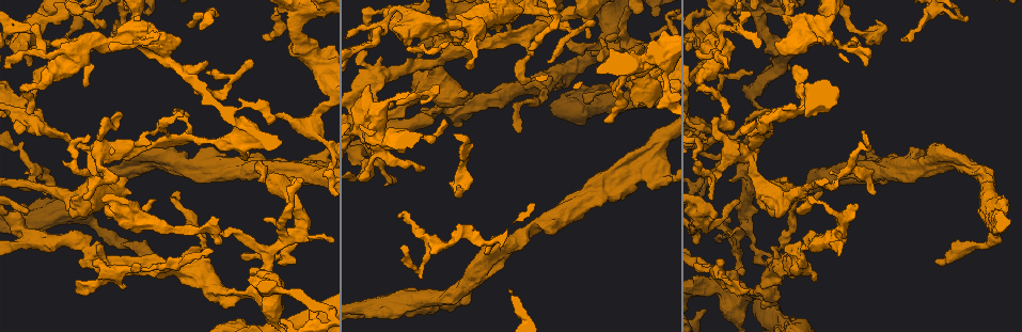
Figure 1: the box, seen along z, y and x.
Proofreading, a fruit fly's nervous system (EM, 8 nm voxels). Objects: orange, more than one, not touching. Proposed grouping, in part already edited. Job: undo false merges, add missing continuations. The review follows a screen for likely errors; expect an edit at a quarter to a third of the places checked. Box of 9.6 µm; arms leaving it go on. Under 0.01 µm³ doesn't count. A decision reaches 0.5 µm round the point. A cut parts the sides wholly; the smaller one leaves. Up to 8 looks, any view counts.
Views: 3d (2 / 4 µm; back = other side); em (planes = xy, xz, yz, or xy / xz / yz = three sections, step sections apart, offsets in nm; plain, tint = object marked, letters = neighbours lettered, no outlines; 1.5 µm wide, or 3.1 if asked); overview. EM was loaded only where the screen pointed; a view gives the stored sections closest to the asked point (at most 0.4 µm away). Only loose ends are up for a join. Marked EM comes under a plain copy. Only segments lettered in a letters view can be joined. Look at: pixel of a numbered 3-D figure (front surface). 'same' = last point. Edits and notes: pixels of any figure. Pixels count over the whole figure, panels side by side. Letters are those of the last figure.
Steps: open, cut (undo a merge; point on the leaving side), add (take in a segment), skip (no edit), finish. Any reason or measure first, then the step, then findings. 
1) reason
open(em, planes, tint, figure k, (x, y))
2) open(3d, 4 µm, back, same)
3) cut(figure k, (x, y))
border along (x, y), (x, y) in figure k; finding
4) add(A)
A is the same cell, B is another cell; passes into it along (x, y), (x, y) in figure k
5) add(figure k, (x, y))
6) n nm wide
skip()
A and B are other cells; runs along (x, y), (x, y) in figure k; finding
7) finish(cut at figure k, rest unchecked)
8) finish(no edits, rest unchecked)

an open end
open(em, 3.1 µm, planes, letters, figure 1, (177, 195))

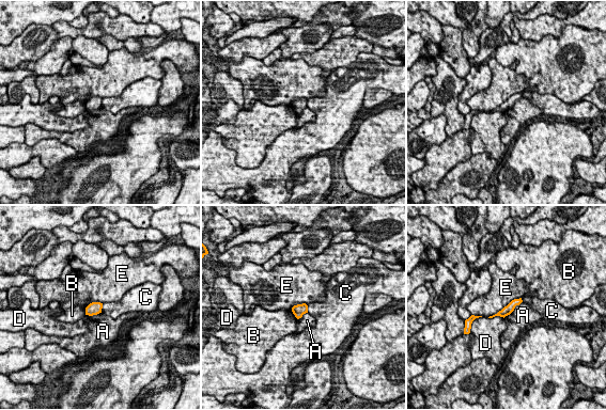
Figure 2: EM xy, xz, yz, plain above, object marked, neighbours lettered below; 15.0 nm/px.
skip()
A, B, C, D and E are other cells; border along (516, 298), (488, 317) in figure 2; no lettered segment goes on from it

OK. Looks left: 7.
long arm stops here
open(em, planes, tint, figure 1, (937, 258))

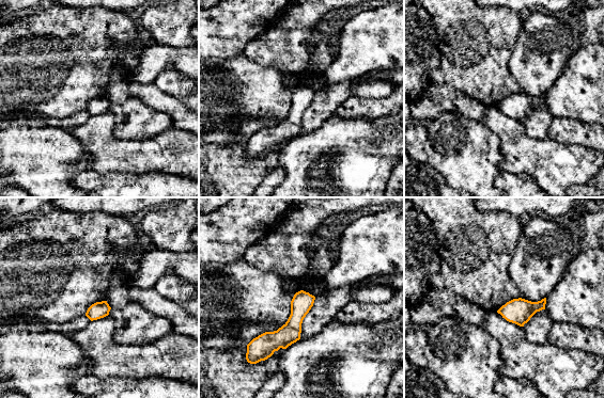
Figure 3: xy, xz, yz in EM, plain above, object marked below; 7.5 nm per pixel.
see the neighbours
open(em, planes, letters, same)

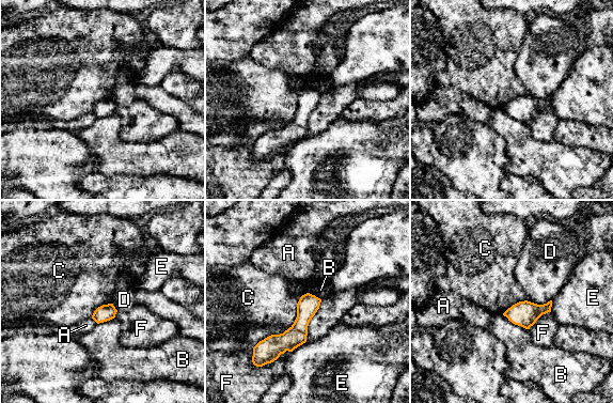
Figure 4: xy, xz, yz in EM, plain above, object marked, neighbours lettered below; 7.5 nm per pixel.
skip()
A, B, C, D, E and F are other cells; runs along (317, 300), (274, 356) in figure 4; none of them fits

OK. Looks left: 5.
free end
open(3d, 4 µm, figure 1, (399, 216))

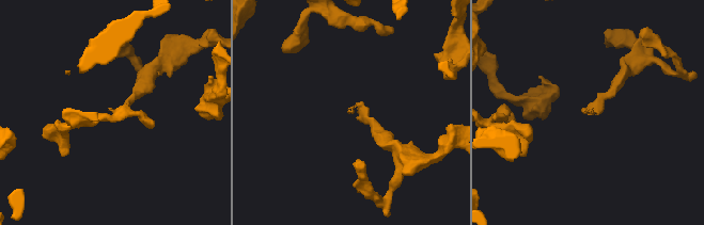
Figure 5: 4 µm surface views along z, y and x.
open(em, xz, step 8, tint, figure 5, (112, 111))

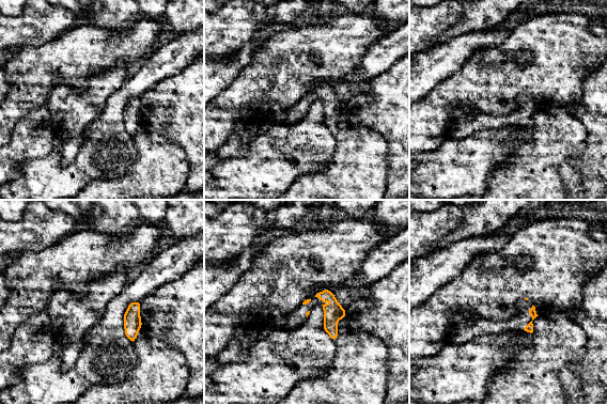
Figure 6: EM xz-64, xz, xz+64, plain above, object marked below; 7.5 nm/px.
open(em, planes, letters, same)

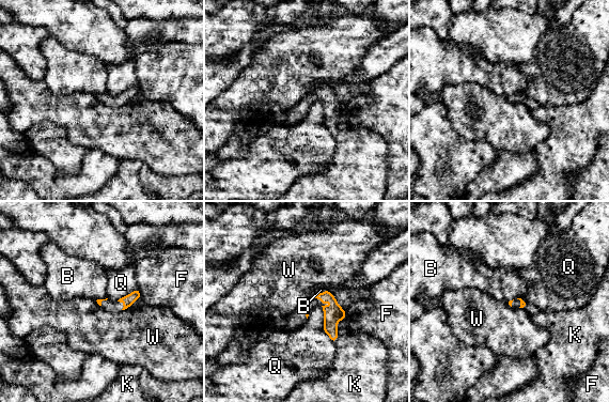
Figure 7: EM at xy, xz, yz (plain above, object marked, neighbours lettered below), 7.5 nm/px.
Q touches over 280 nm
skip()
B, F, K, Q and W are other cells; no lettered segment goes on from it

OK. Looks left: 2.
finish(no edits, rest unchecked)

